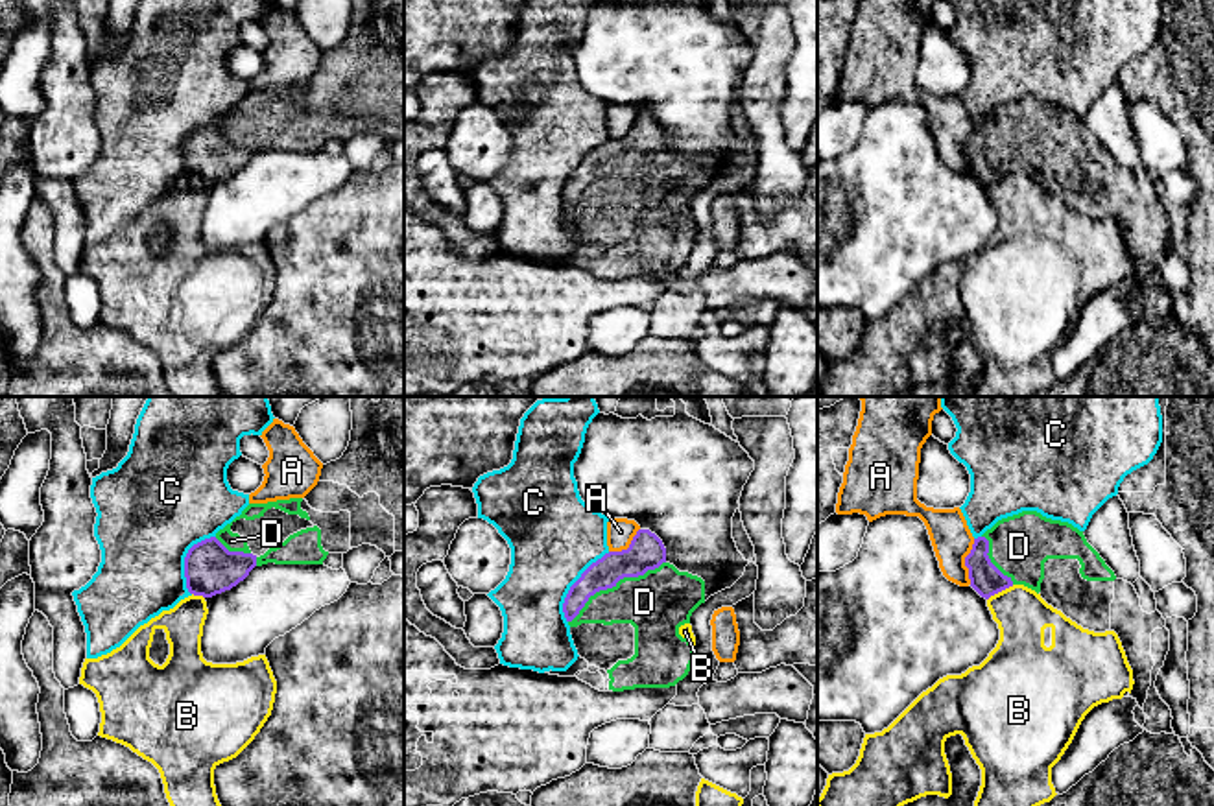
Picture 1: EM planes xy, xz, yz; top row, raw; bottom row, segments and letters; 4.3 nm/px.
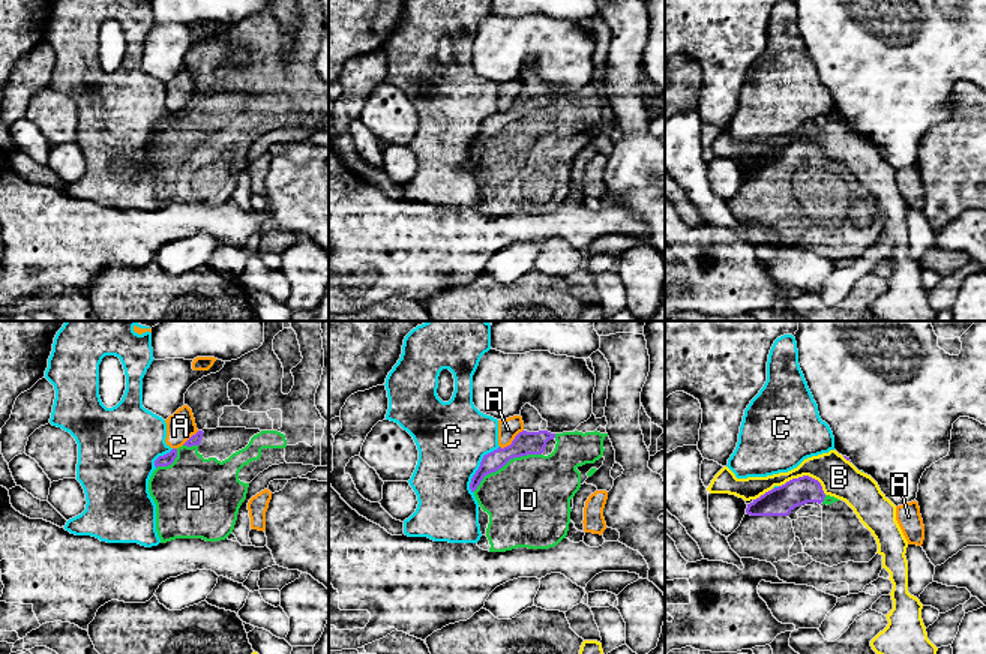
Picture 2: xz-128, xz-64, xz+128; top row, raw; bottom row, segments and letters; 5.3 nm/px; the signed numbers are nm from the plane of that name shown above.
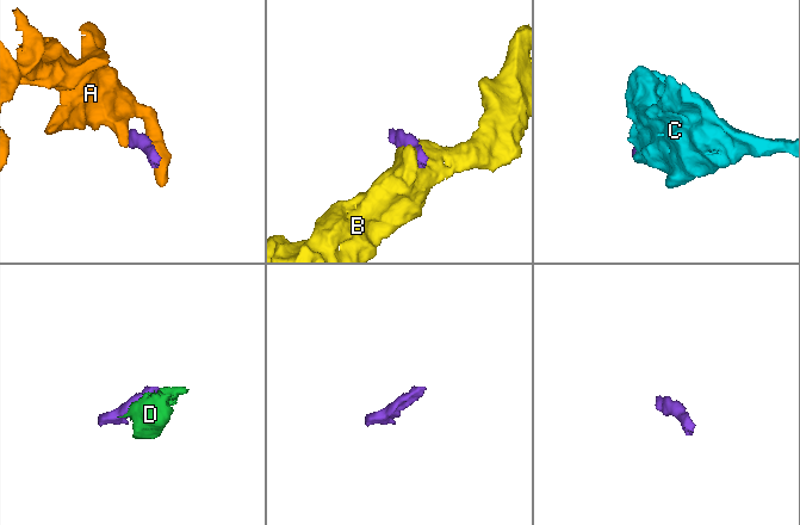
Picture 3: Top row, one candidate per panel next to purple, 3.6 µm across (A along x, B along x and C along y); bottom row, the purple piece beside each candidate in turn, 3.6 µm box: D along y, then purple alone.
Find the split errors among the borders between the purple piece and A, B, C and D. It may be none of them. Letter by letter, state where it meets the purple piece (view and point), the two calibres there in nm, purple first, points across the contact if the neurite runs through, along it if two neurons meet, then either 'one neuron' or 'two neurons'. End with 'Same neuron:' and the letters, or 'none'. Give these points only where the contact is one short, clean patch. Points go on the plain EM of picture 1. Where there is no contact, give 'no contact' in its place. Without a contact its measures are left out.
A: yz (965, 148) | 140/180 nm | along yz (975, 126), (965, 144), (969, 170) | two neurons
B: yz (1000, 177) | 140/220 nm | two neurons
C: xz (572, 172) | 140/400 nm | two neurons
D: xz (615, 170) | 160/280 nm | one neuron
Same neuron: D

